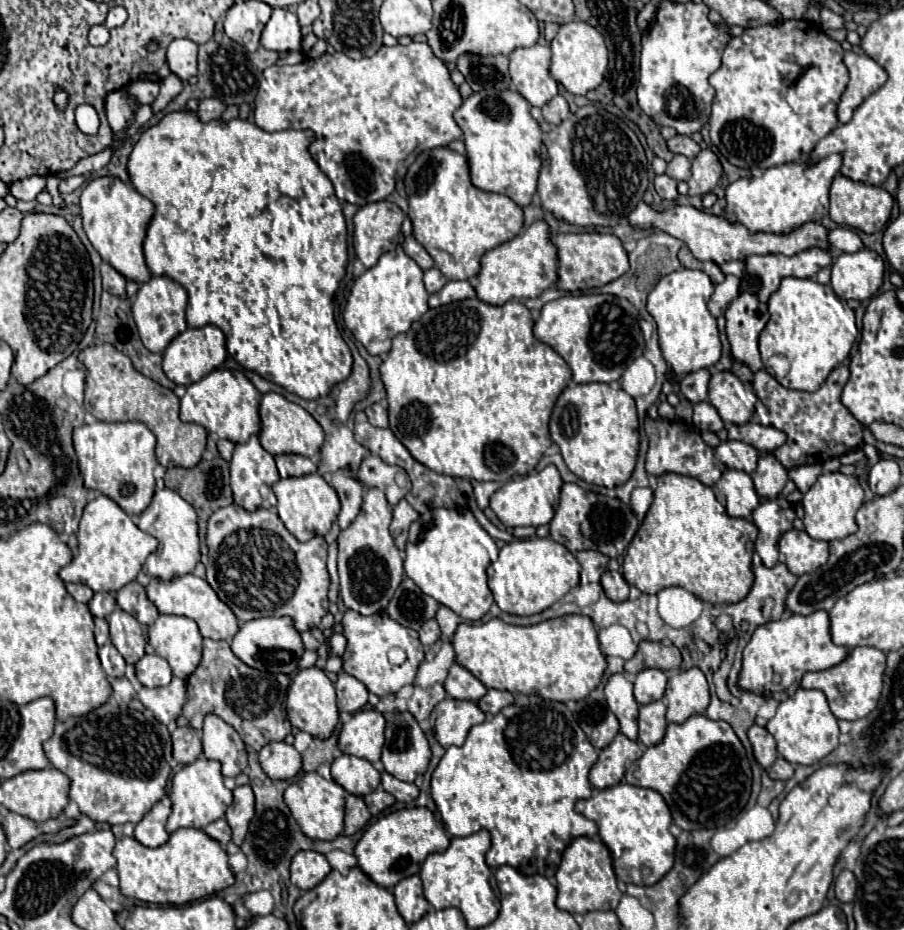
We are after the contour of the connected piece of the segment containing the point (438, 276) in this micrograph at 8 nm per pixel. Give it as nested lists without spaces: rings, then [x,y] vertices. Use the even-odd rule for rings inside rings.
[[[431,267],[431,269],[427,269],[425,271],[425,279],[423,279],[423,283],[425,283],[425,289],[427,289],[427,293],[437,293],[445,283],[447,283],[447,279],[443,277],[443,273],[437,269],[437,267]]]

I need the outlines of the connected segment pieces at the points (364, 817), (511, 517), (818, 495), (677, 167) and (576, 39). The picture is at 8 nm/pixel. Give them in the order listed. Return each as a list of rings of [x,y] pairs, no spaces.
[[[347,795],[345,797],[345,827],[343,835],[353,835],[359,829],[367,825],[371,819],[371,813],[367,811],[367,805],[363,803],[363,797],[357,795]]]
[[[547,465],[543,471],[533,471],[525,477],[517,477],[507,481],[501,489],[497,489],[491,495],[491,509],[499,517],[499,521],[505,527],[539,527],[553,519],[555,509],[559,505],[559,493],[561,493],[561,475],[555,465]]]
[[[821,473],[815,485],[803,495],[803,509],[805,509],[805,531],[811,535],[811,539],[821,541],[833,541],[833,539],[845,539],[857,531],[855,513],[863,505],[863,489],[853,475],[845,473]]]
[[[675,155],[669,163],[667,163],[667,171],[669,177],[673,177],[675,181],[687,181],[691,175],[691,161],[685,155]]]
[[[573,19],[571,23],[561,25],[559,33],[551,41],[551,67],[549,75],[561,83],[573,95],[585,95],[591,89],[597,89],[603,83],[607,71],[607,47],[603,35],[581,19]]]

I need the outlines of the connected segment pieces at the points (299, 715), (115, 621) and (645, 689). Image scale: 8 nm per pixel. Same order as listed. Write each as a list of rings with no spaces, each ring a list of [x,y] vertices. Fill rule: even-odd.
[[[307,667],[307,669],[299,669],[293,675],[293,683],[289,687],[287,693],[287,715],[293,727],[307,731],[315,737],[329,737],[339,721],[339,713],[337,713],[337,705],[335,705],[335,687],[329,681],[329,677],[323,673],[323,669],[319,667]]]
[[[115,609],[107,623],[111,627],[111,643],[127,663],[137,663],[145,655],[146,636],[141,625],[123,609]]]
[[[643,669],[635,677],[635,699],[645,705],[663,697],[667,685],[667,675],[659,669]]]

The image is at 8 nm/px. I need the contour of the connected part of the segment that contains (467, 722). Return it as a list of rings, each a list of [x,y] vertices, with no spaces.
[[[451,697],[439,703],[431,713],[431,727],[435,739],[445,749],[451,745],[463,745],[469,729],[483,721],[485,721],[485,713],[479,711],[477,703],[457,701]]]

